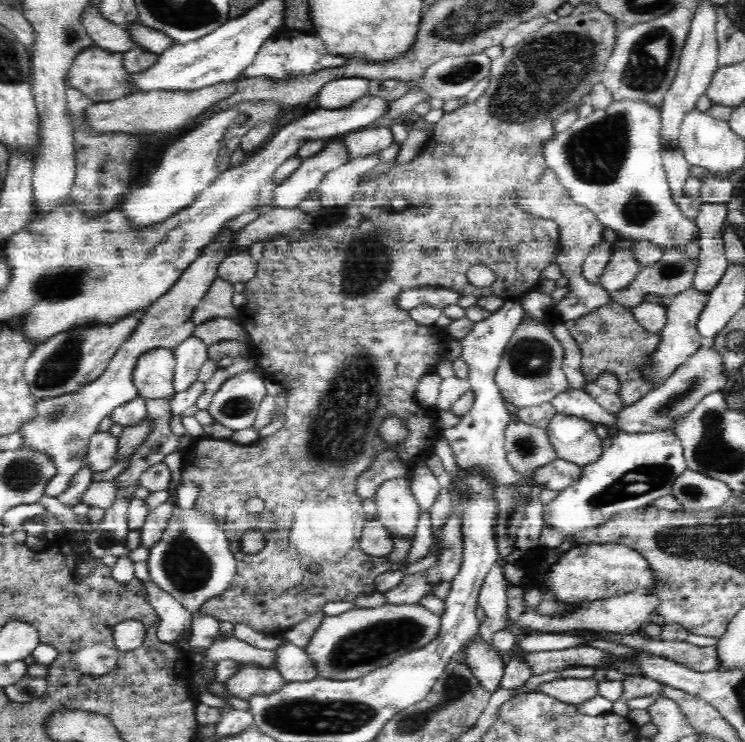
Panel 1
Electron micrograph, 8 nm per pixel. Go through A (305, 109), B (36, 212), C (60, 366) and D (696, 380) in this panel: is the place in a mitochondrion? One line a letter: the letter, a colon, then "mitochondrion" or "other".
A: other
B: other
C: mitochondrion
D: mitochondrion

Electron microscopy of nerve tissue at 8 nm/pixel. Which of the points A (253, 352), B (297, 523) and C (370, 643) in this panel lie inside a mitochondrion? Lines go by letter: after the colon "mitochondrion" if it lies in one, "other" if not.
A: other
B: other
C: mitochondrion

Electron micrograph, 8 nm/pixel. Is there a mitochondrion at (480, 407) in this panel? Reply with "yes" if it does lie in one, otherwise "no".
no

